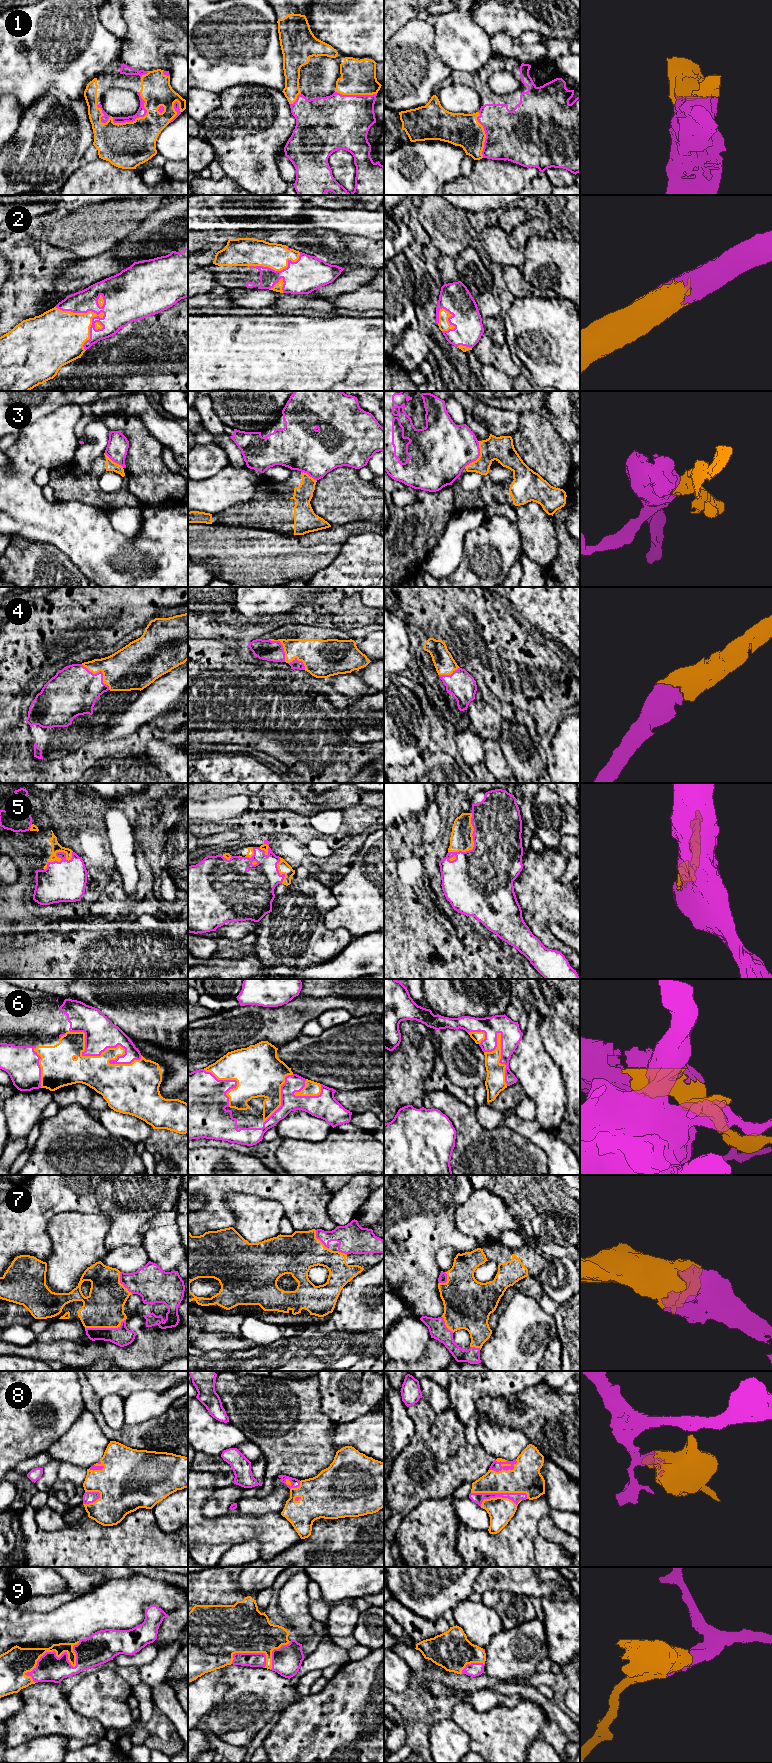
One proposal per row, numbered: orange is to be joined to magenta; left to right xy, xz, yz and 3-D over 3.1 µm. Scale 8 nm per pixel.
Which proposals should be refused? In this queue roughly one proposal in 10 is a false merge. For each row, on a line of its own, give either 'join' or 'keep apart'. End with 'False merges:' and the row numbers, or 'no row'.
1: join
2: join
3: keep apart
4: join
5: join
6: join
7: join
8: join
9: join
False merges: 3

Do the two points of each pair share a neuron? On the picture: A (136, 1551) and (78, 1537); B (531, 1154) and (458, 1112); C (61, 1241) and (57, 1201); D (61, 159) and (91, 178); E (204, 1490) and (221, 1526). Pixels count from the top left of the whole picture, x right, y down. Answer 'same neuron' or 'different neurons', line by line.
A: same neuron
B: same neuron
C: different neurons
D: different neurons
E: same neuron

